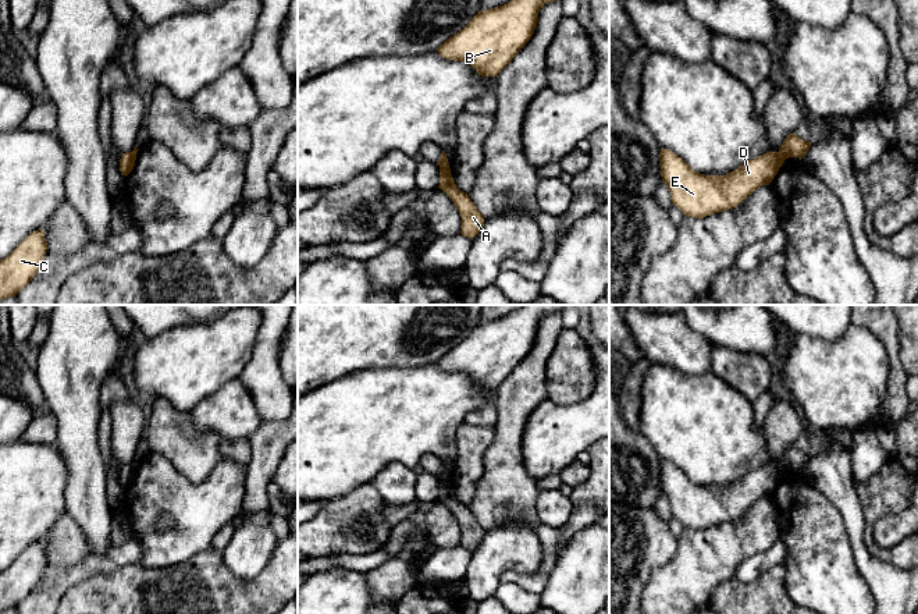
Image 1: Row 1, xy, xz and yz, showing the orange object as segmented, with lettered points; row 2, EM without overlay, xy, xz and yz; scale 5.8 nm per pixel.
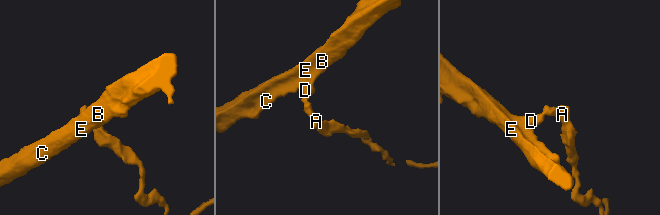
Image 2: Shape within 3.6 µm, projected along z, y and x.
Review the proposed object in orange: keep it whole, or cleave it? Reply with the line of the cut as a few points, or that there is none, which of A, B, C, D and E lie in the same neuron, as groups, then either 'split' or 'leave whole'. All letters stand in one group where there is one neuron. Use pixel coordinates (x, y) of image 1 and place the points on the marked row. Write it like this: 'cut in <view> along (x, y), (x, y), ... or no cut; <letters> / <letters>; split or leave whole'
cut in yz along (779, 151), (785, 159); A / B C D E; split

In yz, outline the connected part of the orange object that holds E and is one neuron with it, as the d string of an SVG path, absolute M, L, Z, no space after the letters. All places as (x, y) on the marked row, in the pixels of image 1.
M662 148L659 152L661 177L662 182L669 188L672 203L677 206L684 216L695 219L702 219L739 206L761 185L769 185L784 160L780 152L766 152L765 155L746 162L726 175L705 175L694 171L672 150Z

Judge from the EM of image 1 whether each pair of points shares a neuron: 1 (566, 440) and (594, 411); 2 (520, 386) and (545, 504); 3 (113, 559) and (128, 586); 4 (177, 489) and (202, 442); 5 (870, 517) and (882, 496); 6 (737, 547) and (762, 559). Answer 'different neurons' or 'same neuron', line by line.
1: same neuron
2: different neurons
3: different neurons
4: different neurons
5: same neuron
6: different neurons

